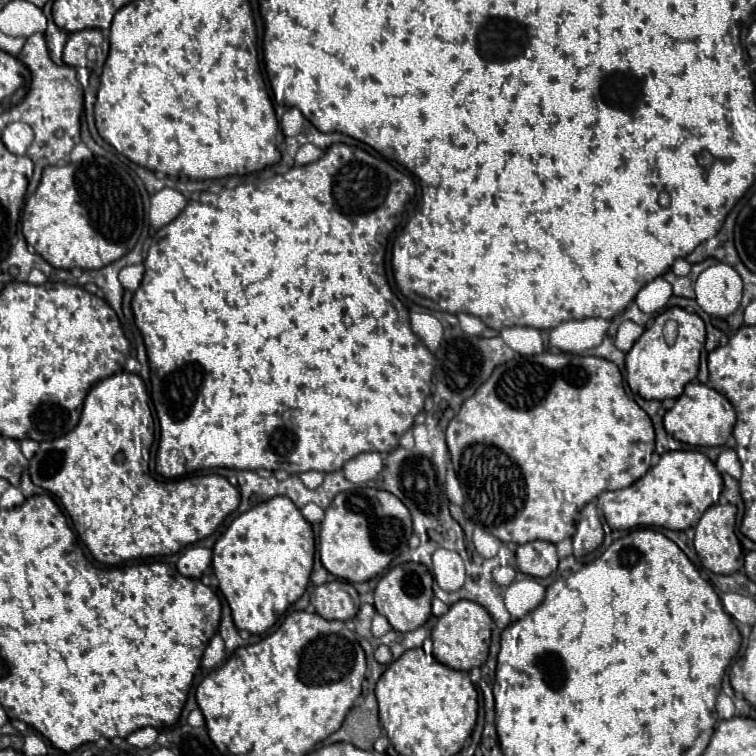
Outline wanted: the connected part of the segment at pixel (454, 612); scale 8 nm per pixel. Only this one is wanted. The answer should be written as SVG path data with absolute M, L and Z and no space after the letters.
M460 600L448 608L444 616L438 618L436 626L432 628L432 642L434 642L434 658L442 662L448 668L468 672L474 666L482 666L488 658L488 646L490 646L490 624L492 618L488 612L472 602L472 600Z

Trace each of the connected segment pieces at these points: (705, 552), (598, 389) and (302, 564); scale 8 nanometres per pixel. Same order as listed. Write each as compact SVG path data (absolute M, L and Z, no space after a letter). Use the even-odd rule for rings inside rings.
M714 504L704 512L696 526L696 536L694 536L694 548L704 564L704 568L716 572L716 574L734 574L738 570L738 560L742 556L740 542L734 534L734 524L736 524L736 506L732 504Z
M542 352L536 356L516 356L514 360L498 366L492 376L468 398L464 400L460 412L450 420L446 430L448 450L452 454L452 464L456 470L456 476L460 480L462 492L464 492L464 512L466 516L482 526L492 536L500 538L502 542L514 542L514 544L526 544L534 540L546 540L552 544L558 544L564 538L572 538L576 532L576 518L578 510L584 508L584 504L592 502L598 494L606 490L620 490L636 482L644 472L651 468L652 452L654 452L654 426L648 414L634 402L634 399L624 392L622 386L622 374L618 366L606 358L598 356L580 356L580 354L550 354Z
M274 496L240 514L212 552L214 576L228 600L236 628L264 634L306 592L314 564L314 532L292 500Z

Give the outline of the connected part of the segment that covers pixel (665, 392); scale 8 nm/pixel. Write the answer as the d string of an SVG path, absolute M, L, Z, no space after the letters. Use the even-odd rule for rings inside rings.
M668 308L658 314L644 334L636 340L632 350L626 354L626 382L632 392L640 394L646 400L664 400L676 398L684 390L684 384L696 380L700 350L704 348L706 328L698 314L690 314L682 308ZM666 320L678 322L678 338L672 346L666 344L662 336L662 326Z

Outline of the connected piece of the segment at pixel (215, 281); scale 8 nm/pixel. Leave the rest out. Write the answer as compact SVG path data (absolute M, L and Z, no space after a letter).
M332 144L320 160L306 166L294 166L286 174L276 174L256 184L240 184L218 194L202 192L198 200L188 202L176 220L156 232L160 238L150 246L144 260L146 272L134 294L132 310L150 360L150 394L160 422L160 446L156 454L156 472L160 476L180 478L188 470L220 466L234 470L284 470L288 474L302 474L308 470L336 472L362 452L392 452L398 448L400 436L412 428L414 416L424 410L436 364L434 354L412 332L408 310L390 290L384 274L384 248L390 232L400 222L404 204L410 196L414 196L414 182L410 176L356 146Z

